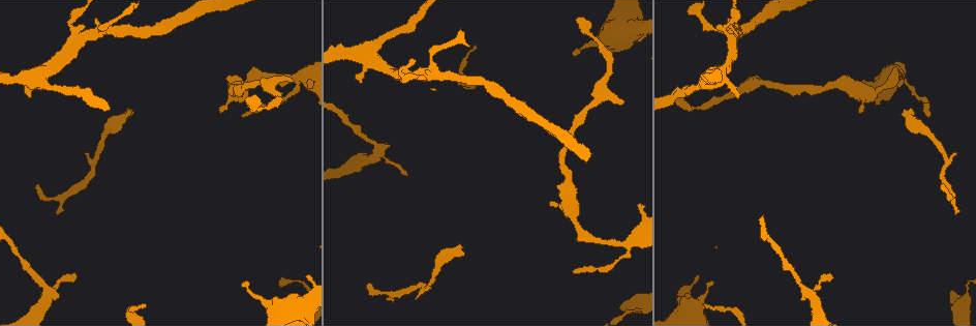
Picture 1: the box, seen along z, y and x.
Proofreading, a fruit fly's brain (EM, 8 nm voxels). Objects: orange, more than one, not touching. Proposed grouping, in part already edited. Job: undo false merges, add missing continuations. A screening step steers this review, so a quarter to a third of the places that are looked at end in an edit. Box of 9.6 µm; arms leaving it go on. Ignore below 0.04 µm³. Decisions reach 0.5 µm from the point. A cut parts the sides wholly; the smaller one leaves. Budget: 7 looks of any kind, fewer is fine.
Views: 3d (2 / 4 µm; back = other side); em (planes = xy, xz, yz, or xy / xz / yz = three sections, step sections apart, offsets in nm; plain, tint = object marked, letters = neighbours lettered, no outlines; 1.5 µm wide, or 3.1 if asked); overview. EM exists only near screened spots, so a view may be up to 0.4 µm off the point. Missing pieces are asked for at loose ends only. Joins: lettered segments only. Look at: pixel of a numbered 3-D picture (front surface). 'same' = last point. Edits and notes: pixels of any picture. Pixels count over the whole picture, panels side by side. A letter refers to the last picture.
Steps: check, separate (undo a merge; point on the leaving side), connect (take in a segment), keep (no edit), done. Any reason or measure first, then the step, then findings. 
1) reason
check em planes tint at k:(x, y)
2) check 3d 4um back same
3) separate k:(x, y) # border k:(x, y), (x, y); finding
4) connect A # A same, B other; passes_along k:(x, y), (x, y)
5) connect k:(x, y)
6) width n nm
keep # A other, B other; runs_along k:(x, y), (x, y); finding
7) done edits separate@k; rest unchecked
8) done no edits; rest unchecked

tapers out
check em planes letters at 1:(831, 276)

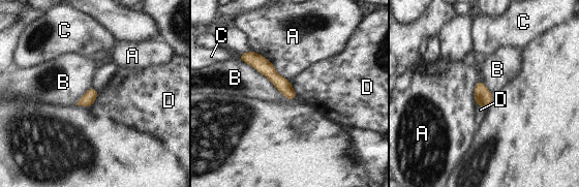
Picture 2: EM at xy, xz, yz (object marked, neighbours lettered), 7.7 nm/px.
keep # A other, B other, C other, D other; no lettered segment goes on from it

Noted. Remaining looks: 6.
long arm stops here
check em xy step 4 letters at 1:(676, 99)

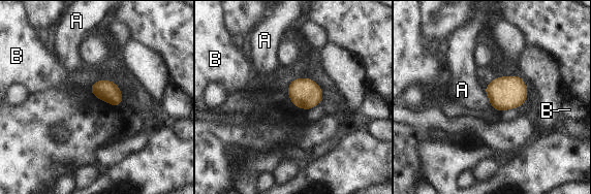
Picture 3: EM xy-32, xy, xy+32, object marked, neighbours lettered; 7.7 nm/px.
longest_contact A 140 nm
keep # A other, B other; none of them fits

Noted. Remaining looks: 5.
an open end
check em 3.1um yz step 16 tint at 1:(387, 299)

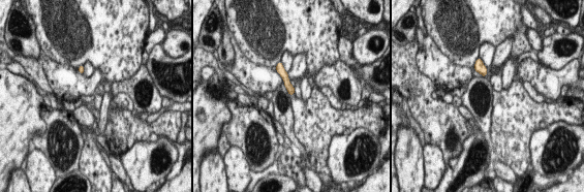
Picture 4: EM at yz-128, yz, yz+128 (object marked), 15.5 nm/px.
another direction
check em 3.1um planes letters same

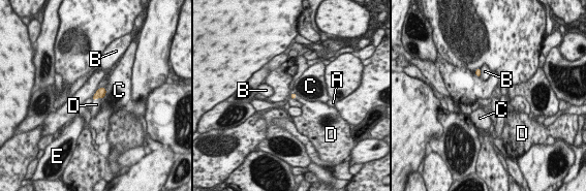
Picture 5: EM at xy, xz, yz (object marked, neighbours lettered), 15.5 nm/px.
width 90 nm
connect D # A other, B other, C other, D same, E other; passes_along 5:(100, 93), (97, 97), (97, 106); it goes on there

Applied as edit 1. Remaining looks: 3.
done edits connect@5; rest unchecked

